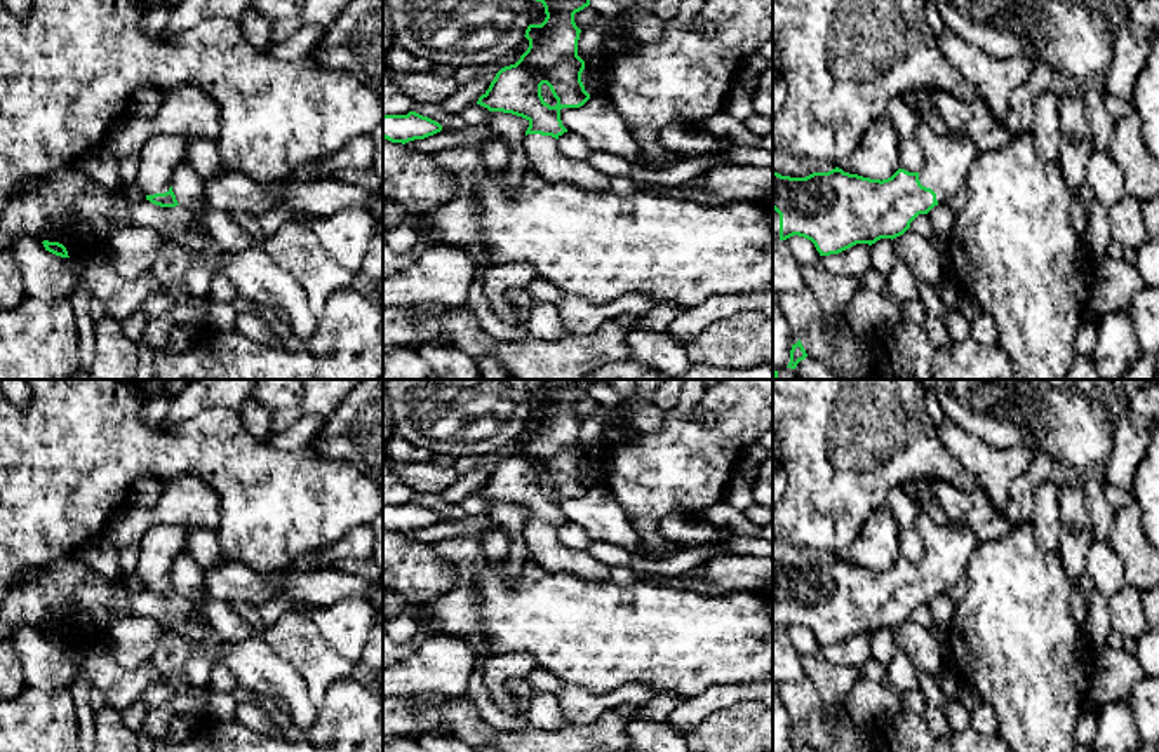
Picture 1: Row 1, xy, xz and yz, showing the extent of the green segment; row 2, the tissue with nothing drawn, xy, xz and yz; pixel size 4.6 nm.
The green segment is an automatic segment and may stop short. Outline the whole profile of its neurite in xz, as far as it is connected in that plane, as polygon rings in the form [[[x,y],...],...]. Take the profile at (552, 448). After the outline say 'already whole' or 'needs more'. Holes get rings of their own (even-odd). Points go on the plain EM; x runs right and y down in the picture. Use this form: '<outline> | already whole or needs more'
[[[531,379],[531,390],[545,397],[545,411],[529,414],[527,440],[515,454],[501,458],[477,494],[489,501],[503,501],[529,512],[524,527],[531,561],[552,574],[573,574],[588,581],[609,581],[611,567],[588,554],[559,540],[557,529],[567,522],[560,510],[562,498],[580,498],[590,484],[581,463],[585,451],[578,446],[581,420],[574,404],[590,395],[599,379]],[[546,473],[557,489],[550,496],[541,486]]] | needs more

